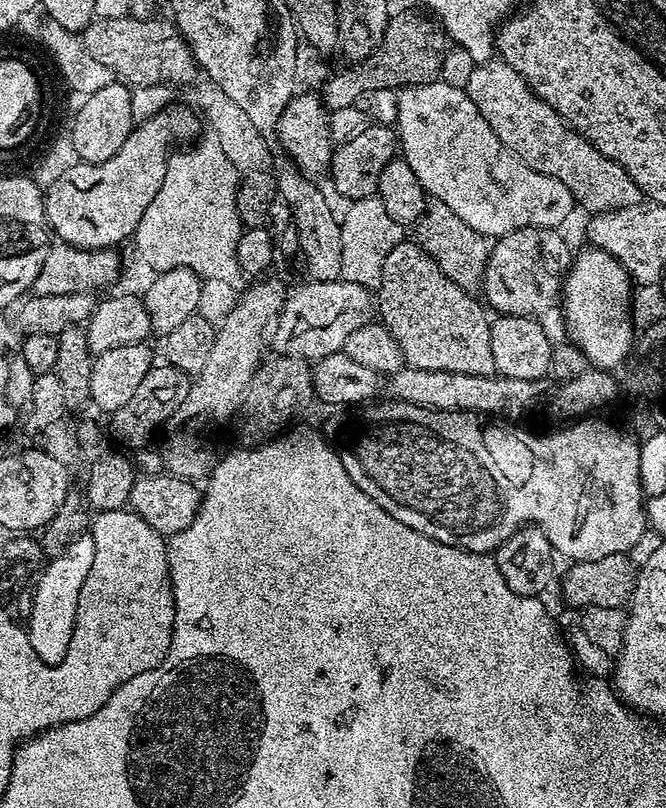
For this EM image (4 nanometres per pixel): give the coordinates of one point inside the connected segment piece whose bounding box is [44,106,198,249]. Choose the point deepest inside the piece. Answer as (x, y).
(99, 205)

